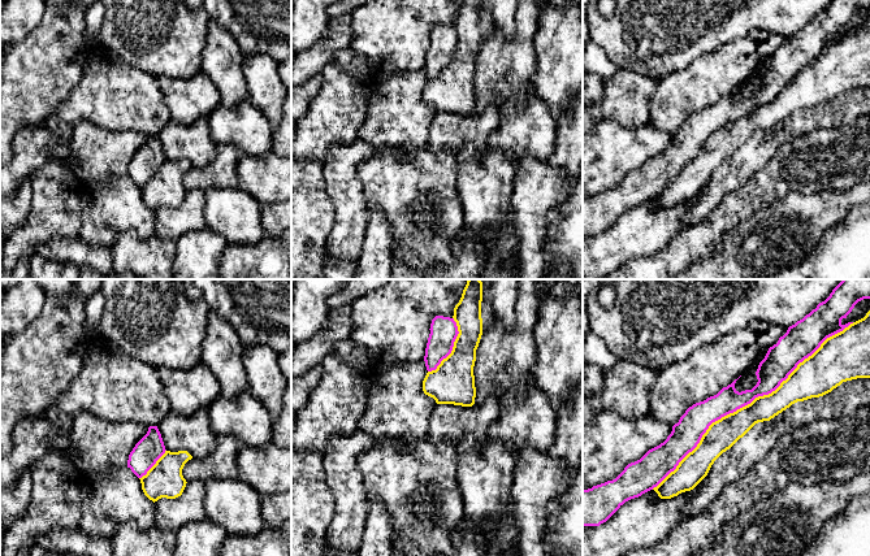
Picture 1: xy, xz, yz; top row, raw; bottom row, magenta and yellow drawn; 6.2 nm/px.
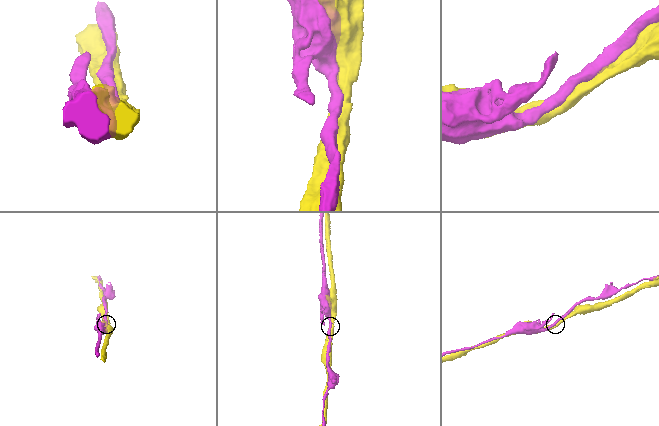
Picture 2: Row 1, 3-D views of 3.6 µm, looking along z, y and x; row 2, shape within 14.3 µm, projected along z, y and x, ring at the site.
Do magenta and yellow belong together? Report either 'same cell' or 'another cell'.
another cell

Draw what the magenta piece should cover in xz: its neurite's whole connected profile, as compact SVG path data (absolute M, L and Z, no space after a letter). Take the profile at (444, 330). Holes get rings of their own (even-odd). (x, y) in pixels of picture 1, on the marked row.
M436 316L429 330L424 361L427 370L432 372L451 353L459 331L454 318L443 316Z

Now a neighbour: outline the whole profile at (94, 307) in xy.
M101 291L95 292L86 300L85 313L86 321L85 327L91 333L92 339L100 336L99 322L104 310L105 299Z

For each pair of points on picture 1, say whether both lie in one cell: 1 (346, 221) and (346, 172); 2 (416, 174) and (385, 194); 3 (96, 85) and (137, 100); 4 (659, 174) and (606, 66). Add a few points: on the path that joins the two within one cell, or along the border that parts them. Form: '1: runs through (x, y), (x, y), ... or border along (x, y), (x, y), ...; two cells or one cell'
1: runs through (346, 209), (346, 183); one cell
2: runs through (408, 182), (403, 187), (393, 187); one cell
3: runs through (107, 90), (112, 95), (126, 99); one cell
4: border along (597, 44), (618, 68); two cells

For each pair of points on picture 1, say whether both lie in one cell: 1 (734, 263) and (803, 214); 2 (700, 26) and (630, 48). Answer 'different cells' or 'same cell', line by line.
1: same cell
2: same cell

